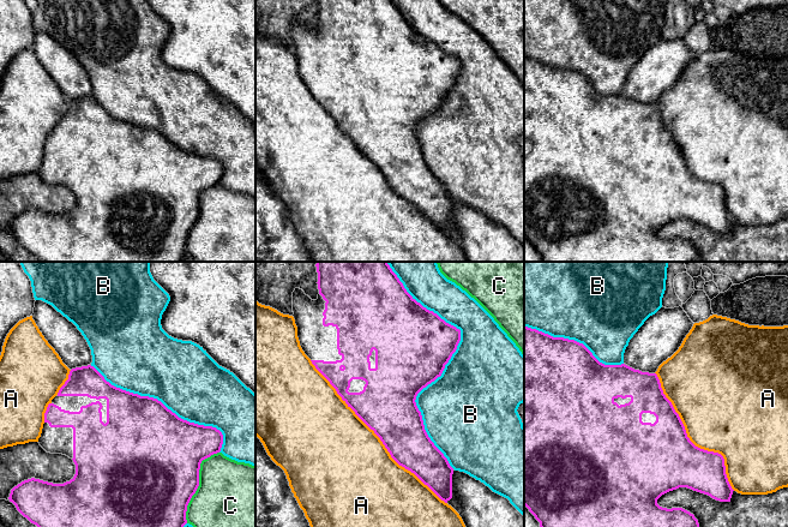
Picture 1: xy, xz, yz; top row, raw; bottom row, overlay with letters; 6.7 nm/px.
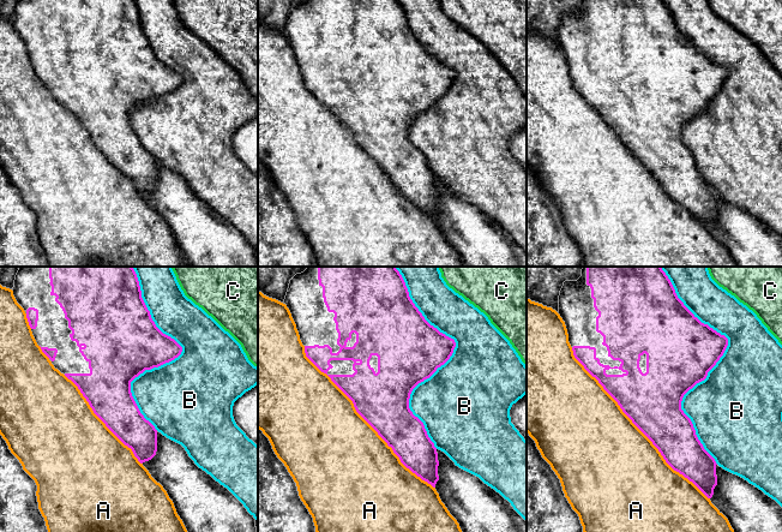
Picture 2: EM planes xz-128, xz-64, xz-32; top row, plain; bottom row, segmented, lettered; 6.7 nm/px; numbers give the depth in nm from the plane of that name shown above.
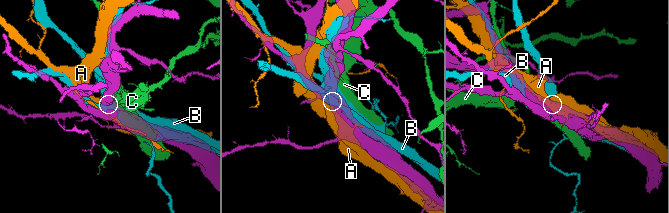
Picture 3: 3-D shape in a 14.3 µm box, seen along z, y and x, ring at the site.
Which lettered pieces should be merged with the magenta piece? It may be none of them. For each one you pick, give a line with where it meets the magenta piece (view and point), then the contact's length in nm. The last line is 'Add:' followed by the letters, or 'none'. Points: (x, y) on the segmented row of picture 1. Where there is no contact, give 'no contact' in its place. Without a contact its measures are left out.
Add: none

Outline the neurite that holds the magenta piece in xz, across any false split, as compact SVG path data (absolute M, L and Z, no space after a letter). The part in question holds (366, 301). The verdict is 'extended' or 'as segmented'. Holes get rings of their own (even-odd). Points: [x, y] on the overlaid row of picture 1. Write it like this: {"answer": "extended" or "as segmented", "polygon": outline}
{"answer": "extended", "polygon": "M317 262L318 273L318 299L312 300L300 288L293 292L293 317L297 327L297 337L305 354L311 359L315 369L330 382L342 400L350 407L355 414L380 438L391 457L402 467L414 473L425 485L427 485L441 501L447 503L452 498L452 474L444 454L434 445L428 437L421 412L416 406L417 394L428 384L441 376L445 365L456 352L461 341L461 330L446 323L433 311L427 310L417 303L404 288L397 275L392 271L387 262Z"}

